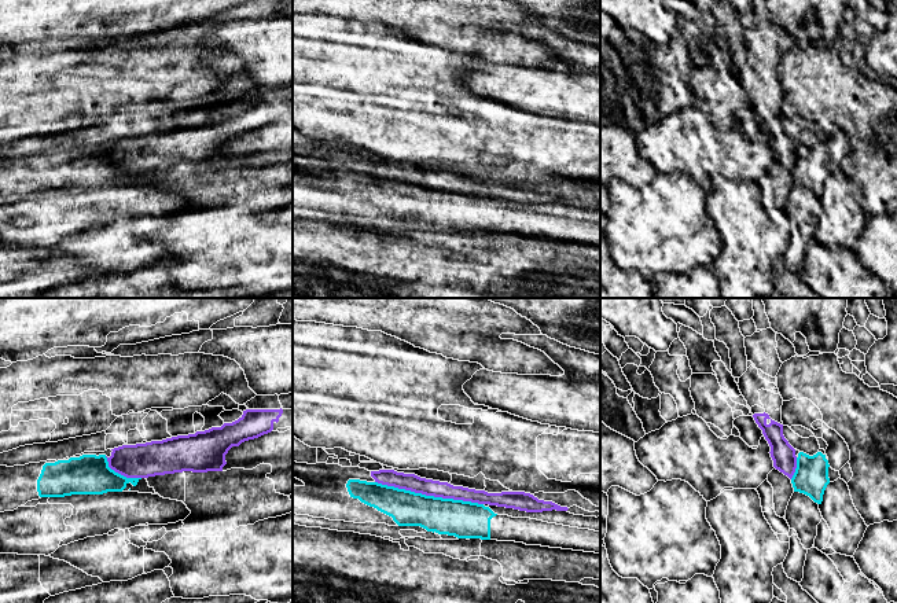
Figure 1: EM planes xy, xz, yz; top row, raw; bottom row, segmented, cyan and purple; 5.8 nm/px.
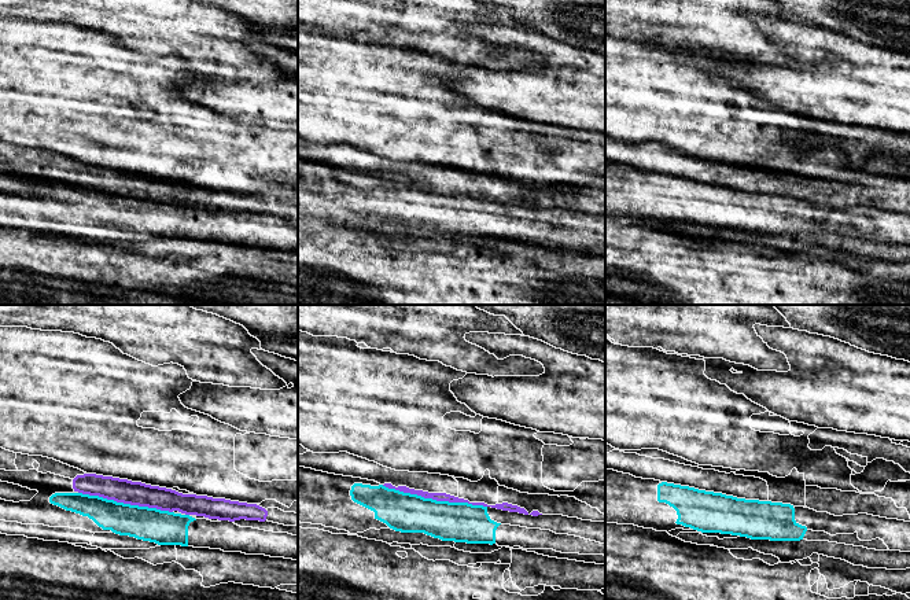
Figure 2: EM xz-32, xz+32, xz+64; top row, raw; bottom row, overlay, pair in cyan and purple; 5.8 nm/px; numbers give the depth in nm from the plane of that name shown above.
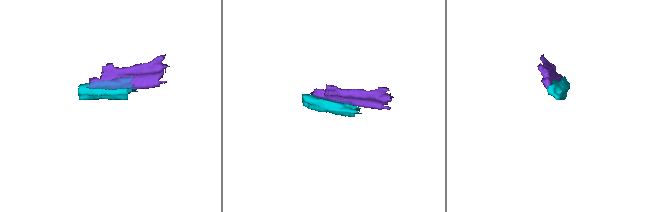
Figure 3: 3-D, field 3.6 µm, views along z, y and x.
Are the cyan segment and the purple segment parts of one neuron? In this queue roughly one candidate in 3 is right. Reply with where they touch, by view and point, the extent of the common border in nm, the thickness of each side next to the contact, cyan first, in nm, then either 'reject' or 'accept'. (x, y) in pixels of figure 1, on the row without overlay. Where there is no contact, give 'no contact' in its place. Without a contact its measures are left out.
xz (429, 188) | 650 nm | 220/100 nm | reject

